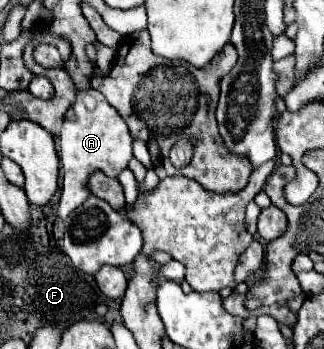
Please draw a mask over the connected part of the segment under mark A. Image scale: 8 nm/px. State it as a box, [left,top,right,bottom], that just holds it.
[58,88,132,220]

